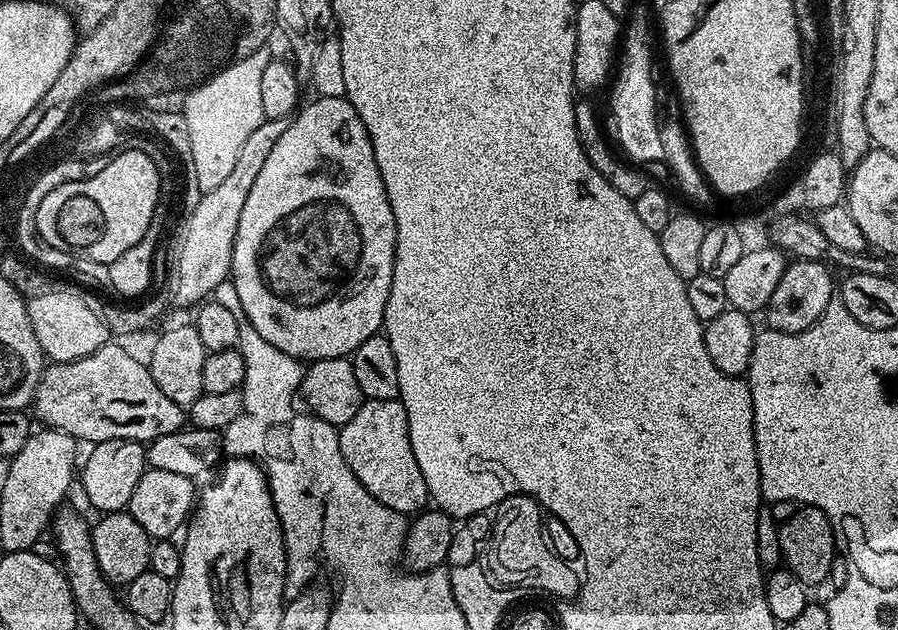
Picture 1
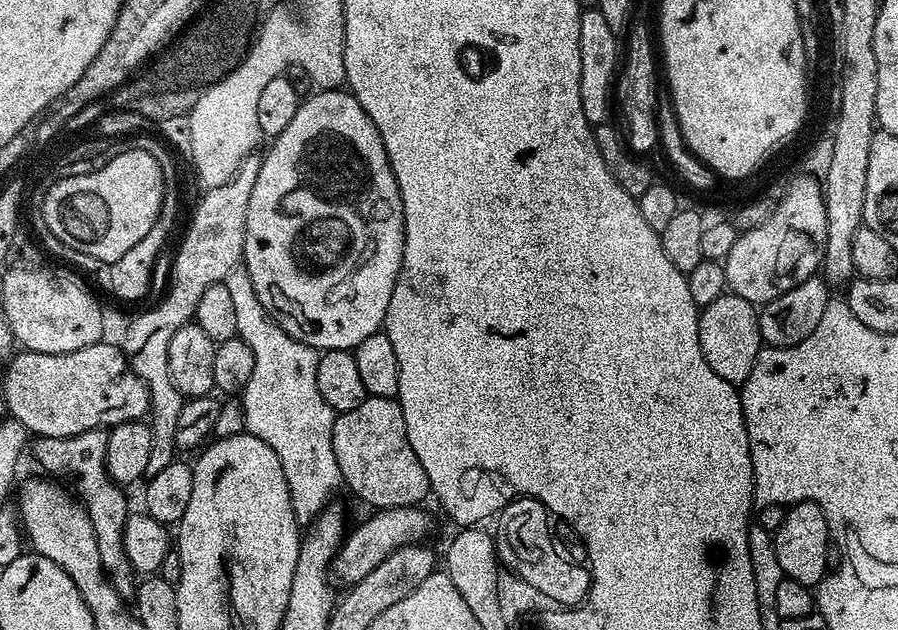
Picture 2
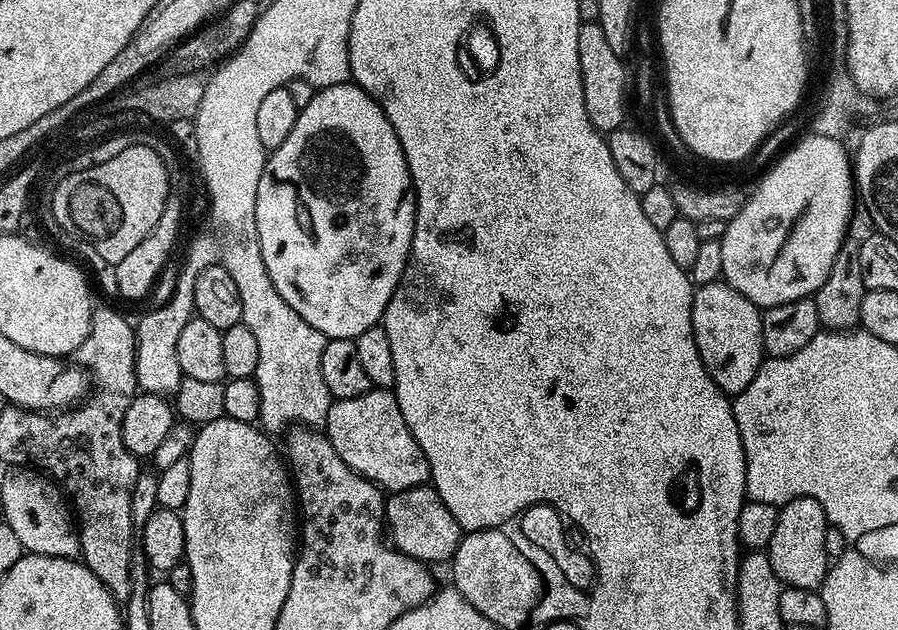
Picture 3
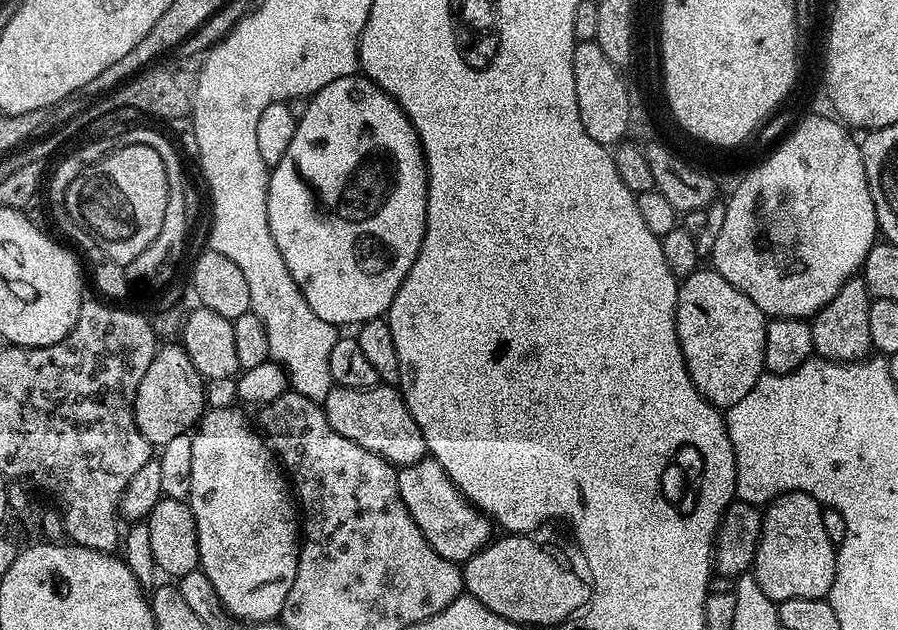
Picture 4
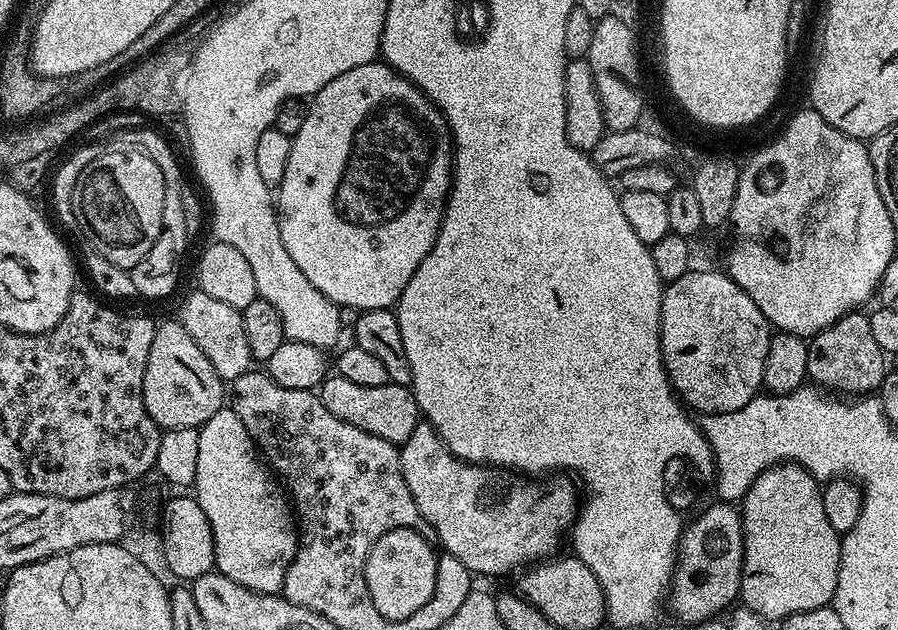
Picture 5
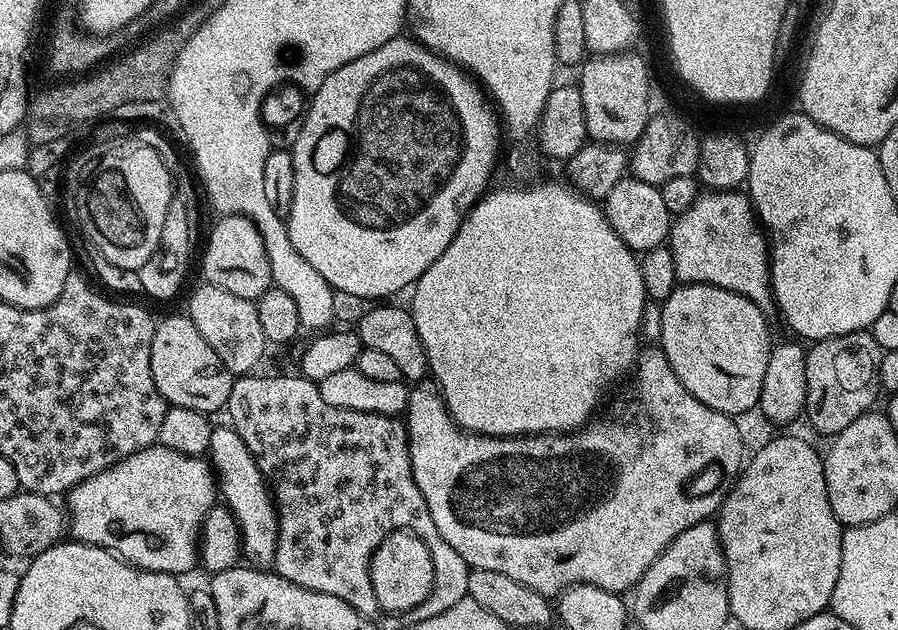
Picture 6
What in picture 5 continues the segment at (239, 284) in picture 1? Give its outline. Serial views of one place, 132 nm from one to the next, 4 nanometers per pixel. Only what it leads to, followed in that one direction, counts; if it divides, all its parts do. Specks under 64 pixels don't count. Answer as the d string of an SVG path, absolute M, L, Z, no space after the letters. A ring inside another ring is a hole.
M383 62L354 66L354 70L338 74L334 82L322 86L322 90L311 97L309 104L312 105L309 106L300 129L292 136L290 162L286 162L286 174L278 189L278 219L282 243L286 245L290 258L294 258L298 270L302 270L302 274L306 274L306 278L310 278L310 282L314 282L314 286L318 286L318 290L322 290L322 294L341 309L392 308L399 300L402 290L406 290L406 282L414 278L414 270L418 270L422 258L430 254L436 241L444 217L444 201L448 198L448 191L452 189L452 133L436 105L405 76Z

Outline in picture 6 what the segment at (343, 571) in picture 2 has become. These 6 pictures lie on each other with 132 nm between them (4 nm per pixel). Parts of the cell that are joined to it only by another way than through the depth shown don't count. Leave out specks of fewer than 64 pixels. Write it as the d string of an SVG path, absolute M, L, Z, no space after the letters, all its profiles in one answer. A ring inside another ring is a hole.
M652 346L652 348L645 347L641 351L640 355L636 358L636 366L634 369L634 375L632 380L632 397L628 401L616 400L612 404L612 409L603 416L603 414L597 415L595 418L588 421L582 428L577 428L575 432L567 434L553 434L550 432L542 432L539 436L478 436L475 434L469 434L464 431L463 428L459 428L452 420L452 415L449 414L447 406L444 404L444 400L440 396L440 389L436 387L435 383L431 379L425 378L419 382L411 385L408 393L408 410L406 413L406 427L408 429L408 449L410 450L410 466L412 467L412 473L414 474L414 482L418 482L418 490L422 490L422 498L426 498L426 506L430 510L430 518L434 518L434 526L438 526L438 534L442 534L442 538L446 538L446 542L450 542L450 546L454 546L454 550L458 550L458 554L462 554L462 558L468 563L469 569L478 570L494 570L501 574L506 574L509 578L514 578L516 582L524 584L532 590L536 590L538 594L547 596L549 598L559 597L560 593L566 591L572 584L593 584L594 586L601 587L602 590L624 594L628 588L629 590L635 589L636 583L642 578L642 574L646 574L646 570L652 563L654 563L660 555L666 550L666 546L670 546L670 542L674 538L678 538L678 534L682 534L682 530L686 530L690 526L702 523L703 520L715 517L720 511L720 507L724 504L725 493L721 492L708 492L705 496L688 496L688 492L684 489L684 483L687 480L695 478L699 472L707 470L711 464L720 464L720 472L724 476L732 476L731 478L739 477L745 463L746 452L744 456L744 440L740 437L740 428L735 419L726 414L722 414L718 410L710 410L710 406L706 406L702 402L698 402L698 398L694 398L694 394L690 394L690 390L686 390L686 386L682 386L682 382L678 382L678 374L674 374L674 370L670 366L670 362L666 358L666 354L658 346Z

